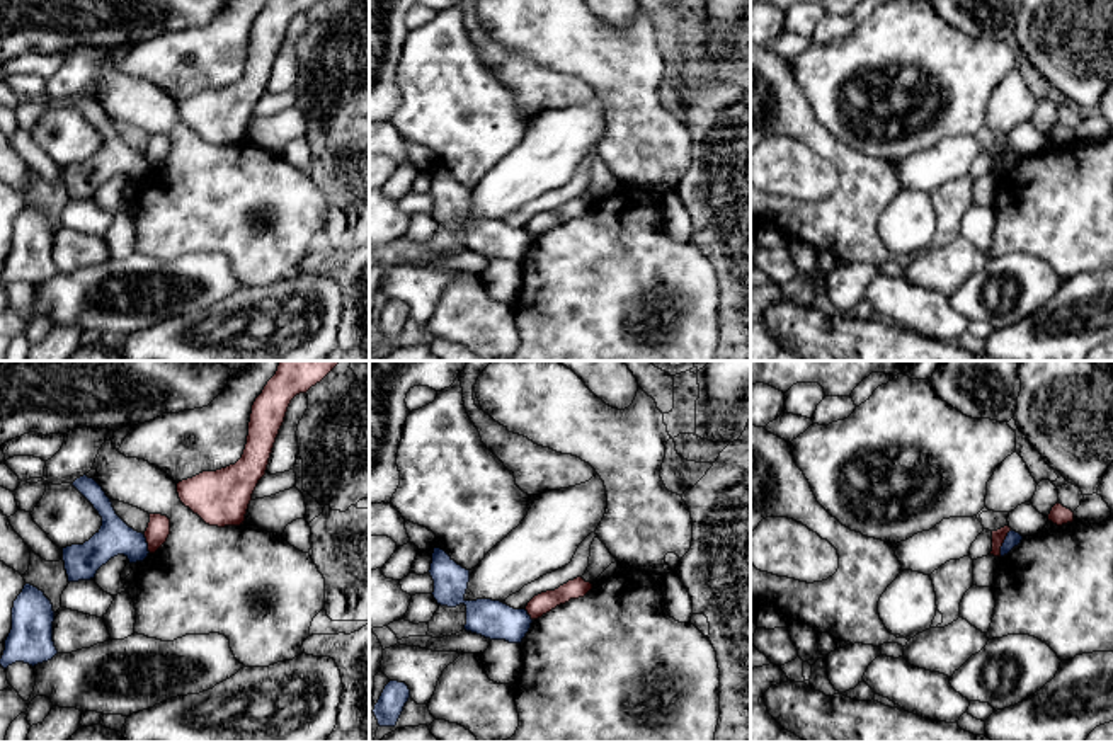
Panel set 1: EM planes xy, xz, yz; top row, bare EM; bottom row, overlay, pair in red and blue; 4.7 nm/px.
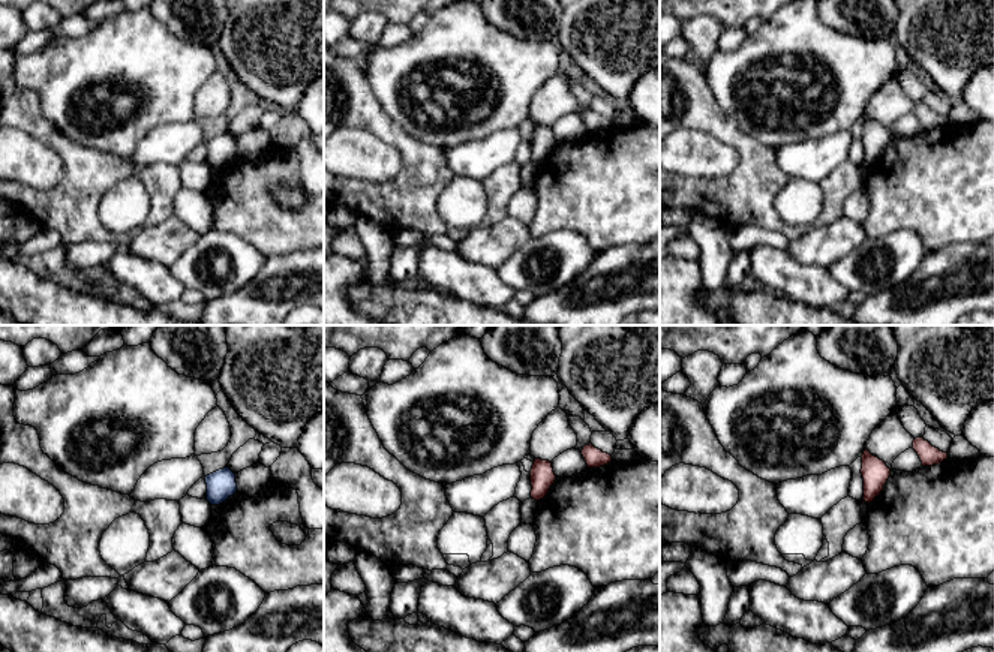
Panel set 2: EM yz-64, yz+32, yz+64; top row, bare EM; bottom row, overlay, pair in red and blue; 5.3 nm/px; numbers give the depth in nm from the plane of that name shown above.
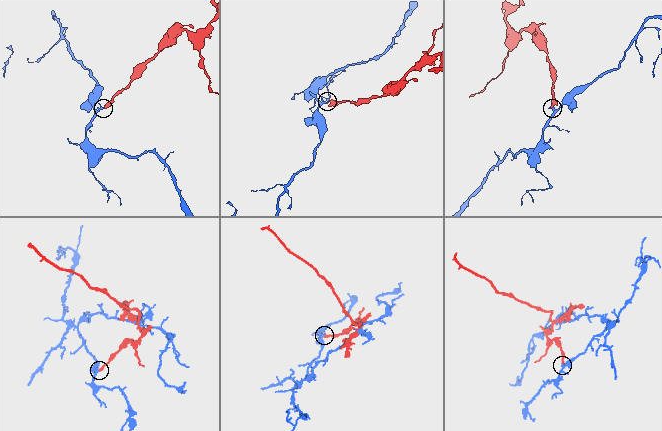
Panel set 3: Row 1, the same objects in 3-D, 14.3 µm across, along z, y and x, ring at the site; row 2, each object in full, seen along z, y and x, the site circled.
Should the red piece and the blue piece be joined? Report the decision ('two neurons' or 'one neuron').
two neurons

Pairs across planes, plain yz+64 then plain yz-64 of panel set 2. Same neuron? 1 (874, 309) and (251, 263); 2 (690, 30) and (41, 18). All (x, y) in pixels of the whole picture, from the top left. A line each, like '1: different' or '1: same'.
1: different
2: same

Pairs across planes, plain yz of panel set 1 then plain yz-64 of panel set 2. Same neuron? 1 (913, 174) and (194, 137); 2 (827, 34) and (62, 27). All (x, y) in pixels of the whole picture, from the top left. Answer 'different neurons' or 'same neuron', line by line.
1: same neuron
2: same neuron

